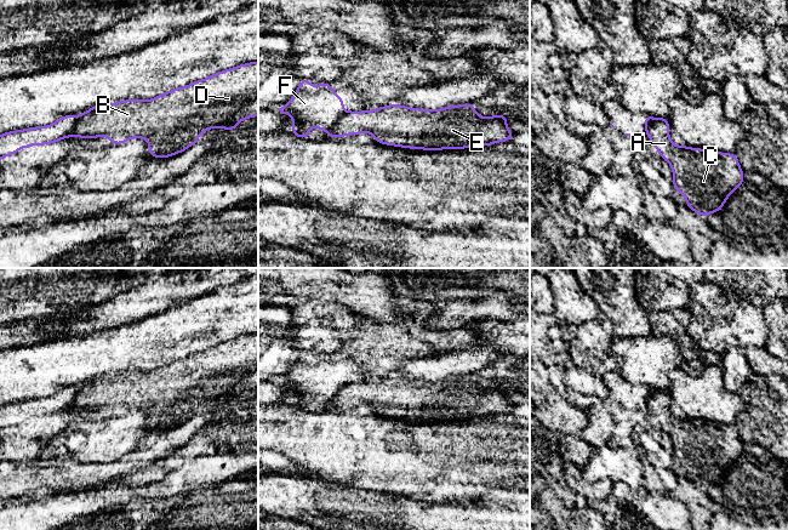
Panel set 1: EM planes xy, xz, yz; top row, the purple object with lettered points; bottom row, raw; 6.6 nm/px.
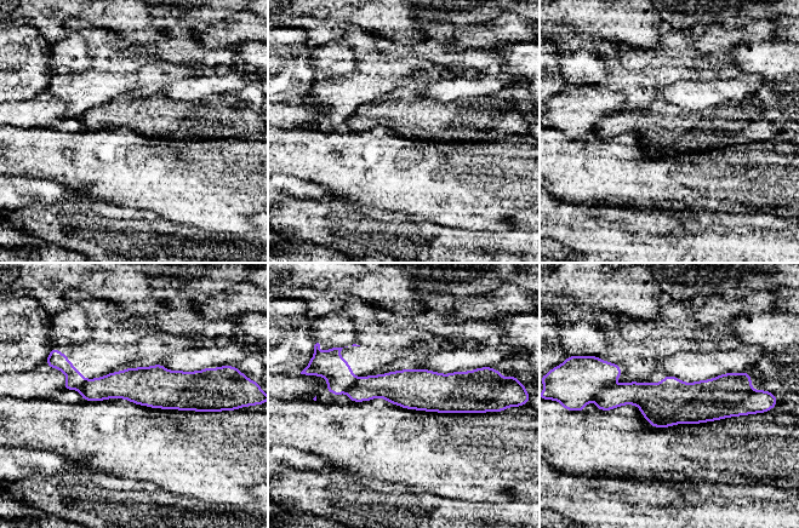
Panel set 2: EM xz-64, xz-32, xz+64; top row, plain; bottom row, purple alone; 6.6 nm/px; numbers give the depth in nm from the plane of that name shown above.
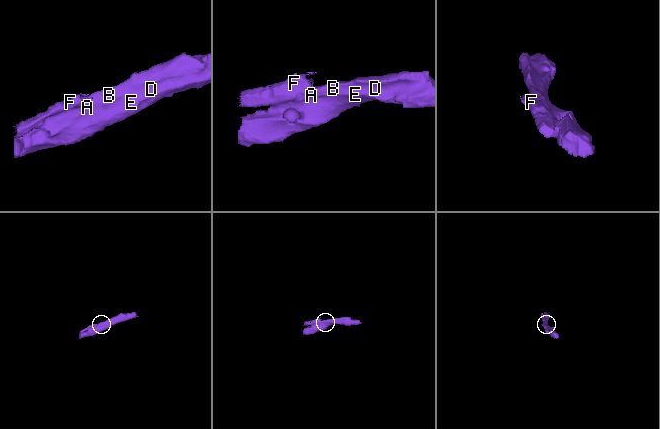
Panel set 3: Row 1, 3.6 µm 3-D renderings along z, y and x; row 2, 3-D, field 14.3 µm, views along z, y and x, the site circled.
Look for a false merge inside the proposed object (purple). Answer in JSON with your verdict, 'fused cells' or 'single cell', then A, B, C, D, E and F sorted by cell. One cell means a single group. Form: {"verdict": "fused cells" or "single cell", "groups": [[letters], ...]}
{"verdict": "fused cells", "groups": [["A", "B", "C", "D", "E"], ["F"]]}

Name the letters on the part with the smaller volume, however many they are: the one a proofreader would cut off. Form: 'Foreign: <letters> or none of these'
Foreign: F

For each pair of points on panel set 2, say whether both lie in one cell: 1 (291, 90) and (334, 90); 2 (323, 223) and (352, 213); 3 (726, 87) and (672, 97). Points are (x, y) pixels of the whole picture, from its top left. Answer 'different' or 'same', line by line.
1: different
2: same
3: same

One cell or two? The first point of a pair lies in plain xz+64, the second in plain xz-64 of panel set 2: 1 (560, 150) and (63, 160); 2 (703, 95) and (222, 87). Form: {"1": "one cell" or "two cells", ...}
{"1": "one cell", "2": "one cell"}

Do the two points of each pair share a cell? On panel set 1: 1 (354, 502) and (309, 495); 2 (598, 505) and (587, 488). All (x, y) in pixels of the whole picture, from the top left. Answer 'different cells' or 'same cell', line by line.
1: same cell
2: different cells

